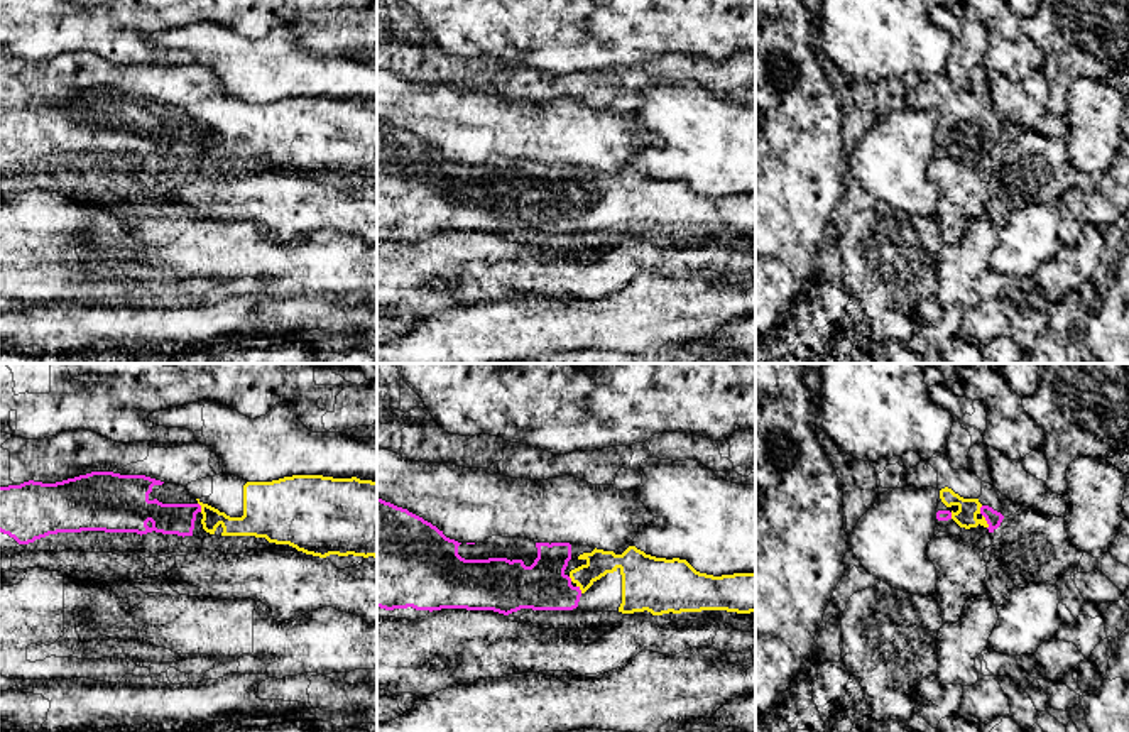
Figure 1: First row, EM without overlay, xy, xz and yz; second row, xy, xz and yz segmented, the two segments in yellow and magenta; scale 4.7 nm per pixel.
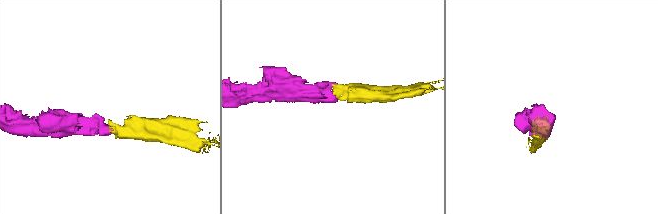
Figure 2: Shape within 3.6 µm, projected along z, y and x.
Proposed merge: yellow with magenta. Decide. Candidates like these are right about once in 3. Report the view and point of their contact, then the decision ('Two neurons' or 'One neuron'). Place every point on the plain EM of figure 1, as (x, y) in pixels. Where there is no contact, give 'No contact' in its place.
Touches yellow at yz (984, 139). One neuron

